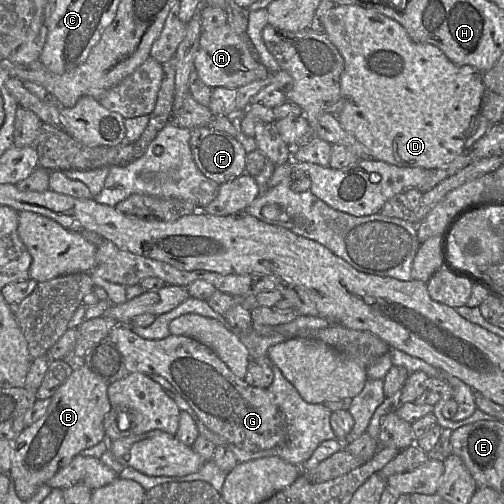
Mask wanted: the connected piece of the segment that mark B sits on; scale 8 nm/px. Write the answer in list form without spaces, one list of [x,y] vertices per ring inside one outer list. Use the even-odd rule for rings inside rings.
[[[76,363],[71,375],[51,397],[45,414],[26,426],[12,442],[12,461],[8,475],[21,500],[30,499],[41,485],[46,484],[83,450],[106,439],[103,420],[111,409],[108,386],[86,365]]]

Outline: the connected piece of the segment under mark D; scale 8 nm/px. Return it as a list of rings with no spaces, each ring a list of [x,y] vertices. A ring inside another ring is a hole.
[[[334,5],[324,17],[324,33],[336,46],[344,60],[344,68],[340,76],[342,108],[336,116],[337,120],[345,131],[353,135],[367,149],[371,159],[397,167],[435,170],[449,164],[463,153],[465,141],[475,133],[478,127],[483,99],[488,92],[483,82],[484,72],[469,65],[458,66],[452,63],[438,47],[414,41],[400,23],[372,8],[361,5]]]

